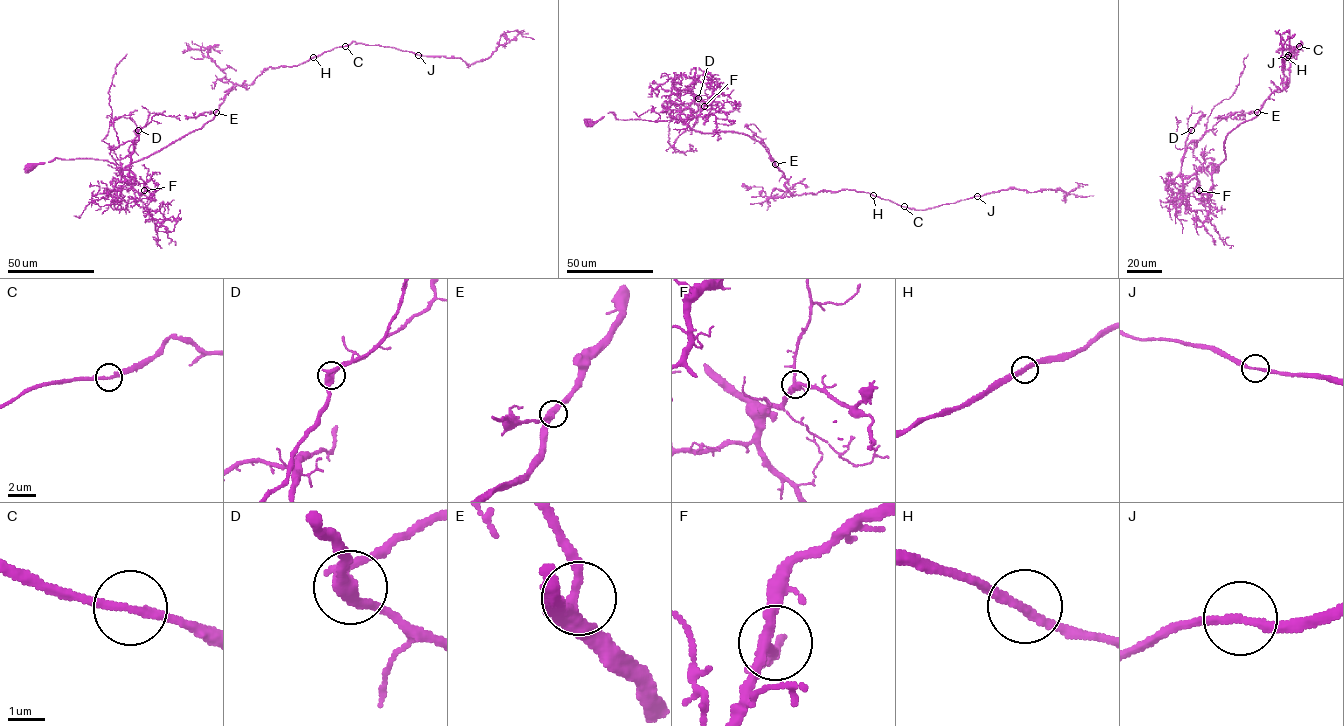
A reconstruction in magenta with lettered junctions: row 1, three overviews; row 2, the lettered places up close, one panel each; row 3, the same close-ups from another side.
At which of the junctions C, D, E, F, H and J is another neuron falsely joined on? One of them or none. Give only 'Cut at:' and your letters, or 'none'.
Cut at: none

